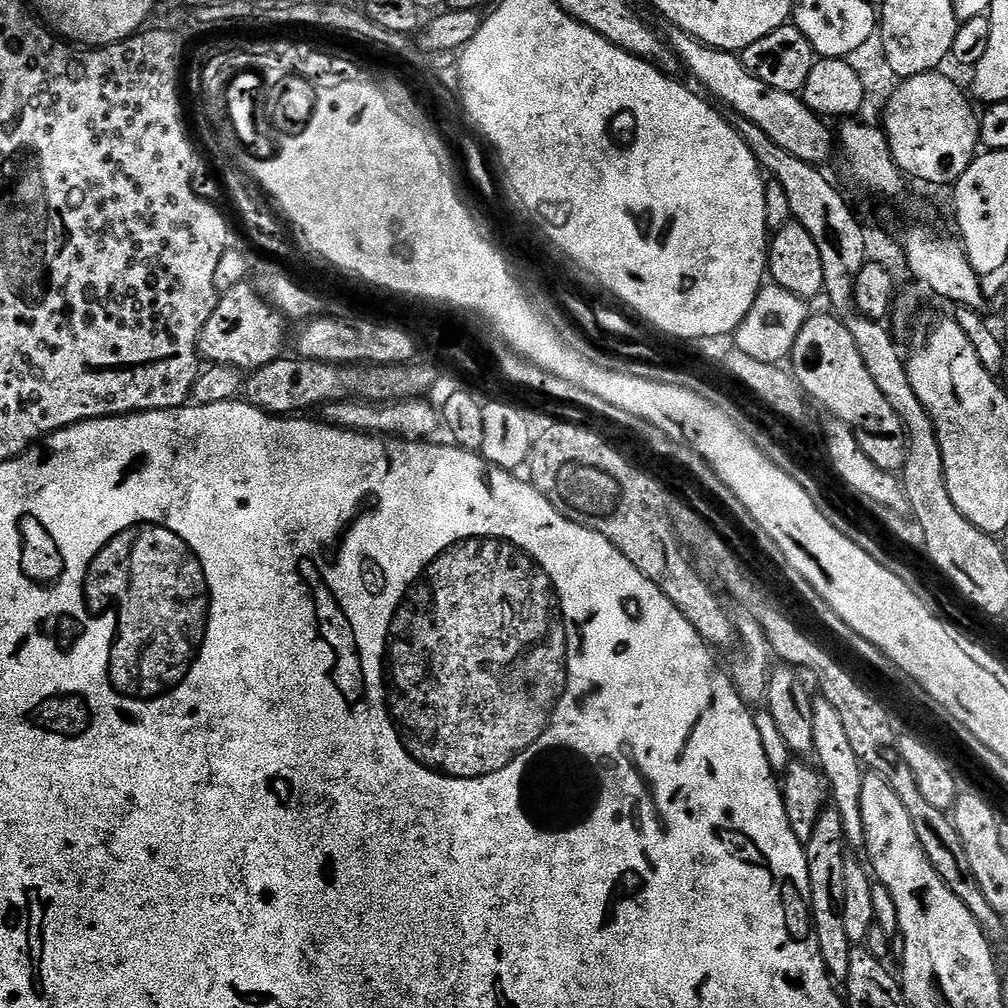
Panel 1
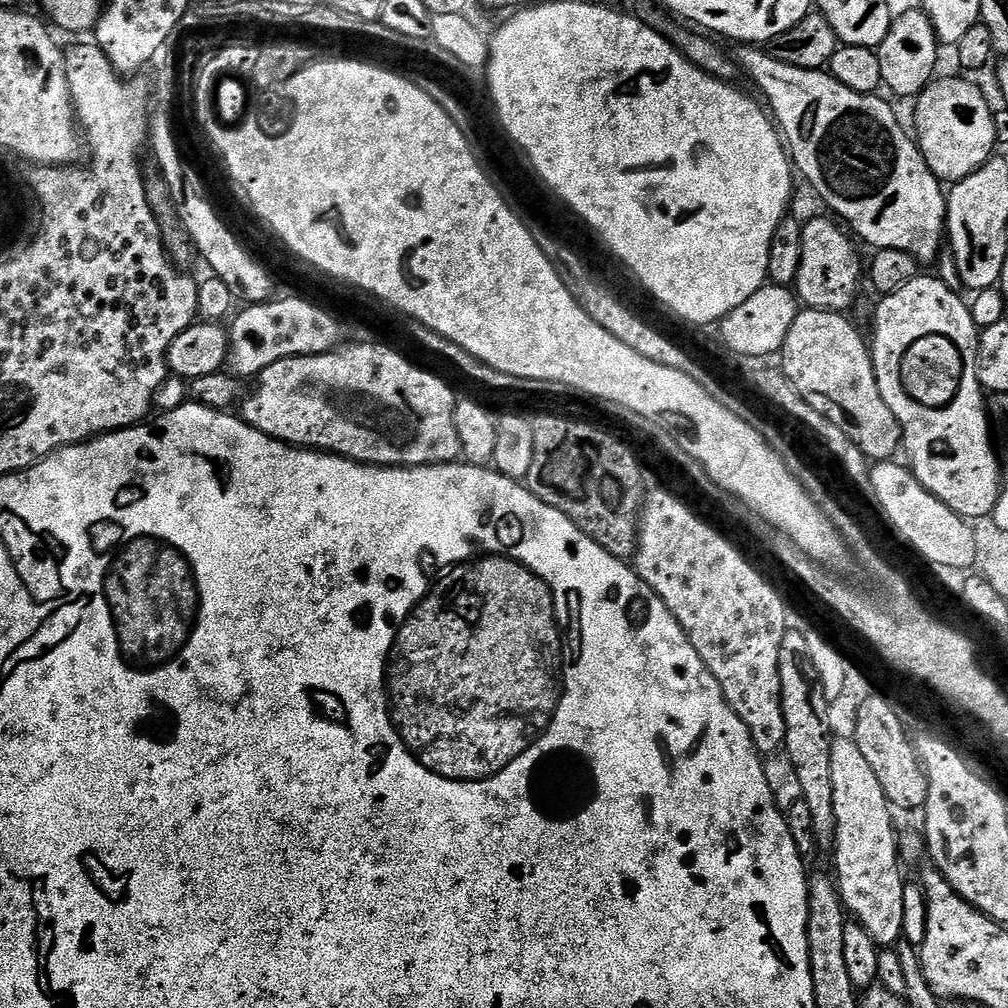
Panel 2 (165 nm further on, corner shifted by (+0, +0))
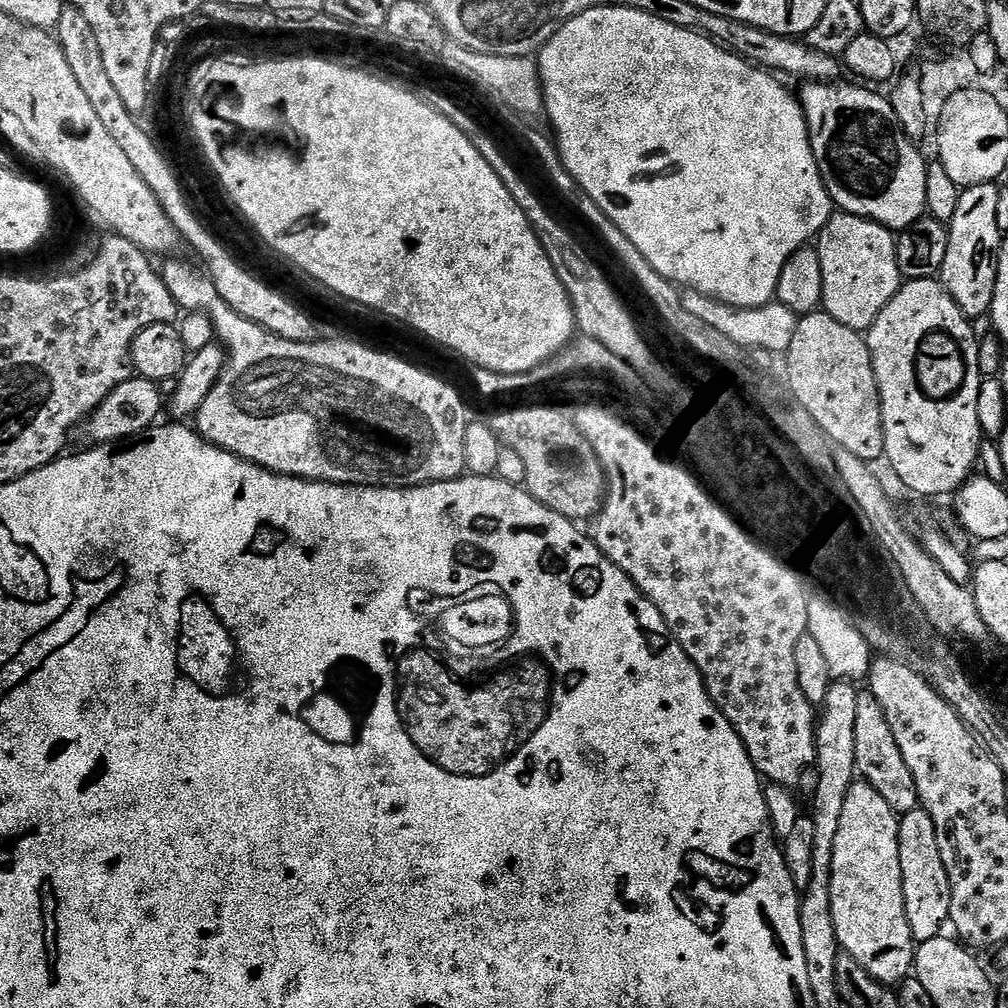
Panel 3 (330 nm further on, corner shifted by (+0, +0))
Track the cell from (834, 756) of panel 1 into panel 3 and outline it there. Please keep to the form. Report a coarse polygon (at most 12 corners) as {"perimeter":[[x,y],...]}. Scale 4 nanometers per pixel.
{"perimeter":[[857,779],[830,882],[841,949],[879,984],[913,971],[898,813]]}

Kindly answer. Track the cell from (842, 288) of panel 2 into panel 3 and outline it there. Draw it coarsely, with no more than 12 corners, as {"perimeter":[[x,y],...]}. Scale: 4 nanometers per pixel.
{"perimeter":[[833,211],[822,308],[867,333],[900,289],[893,229]]}

